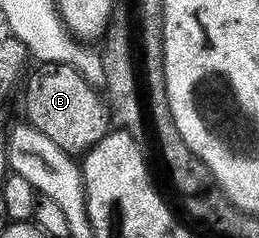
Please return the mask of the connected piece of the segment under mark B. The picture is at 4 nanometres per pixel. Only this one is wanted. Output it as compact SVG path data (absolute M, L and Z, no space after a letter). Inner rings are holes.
M45 61L43 65L33 74L31 71L23 83L23 117L29 126L50 136L58 148L73 156L83 155L110 133L110 115L105 95L95 90L83 74L64 62Z

